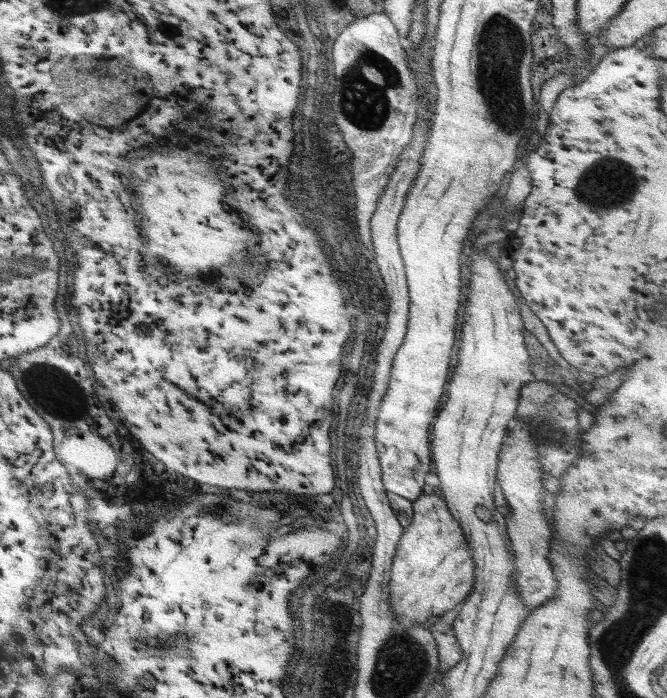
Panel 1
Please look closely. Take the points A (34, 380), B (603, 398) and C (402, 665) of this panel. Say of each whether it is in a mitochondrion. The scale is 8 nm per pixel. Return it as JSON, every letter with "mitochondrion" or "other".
{"A":"mitochondrion","B":"other","C":"mitochondrion"}

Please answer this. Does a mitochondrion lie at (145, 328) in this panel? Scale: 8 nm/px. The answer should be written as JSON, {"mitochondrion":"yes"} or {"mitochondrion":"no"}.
{"mitochondrion":"no"}

